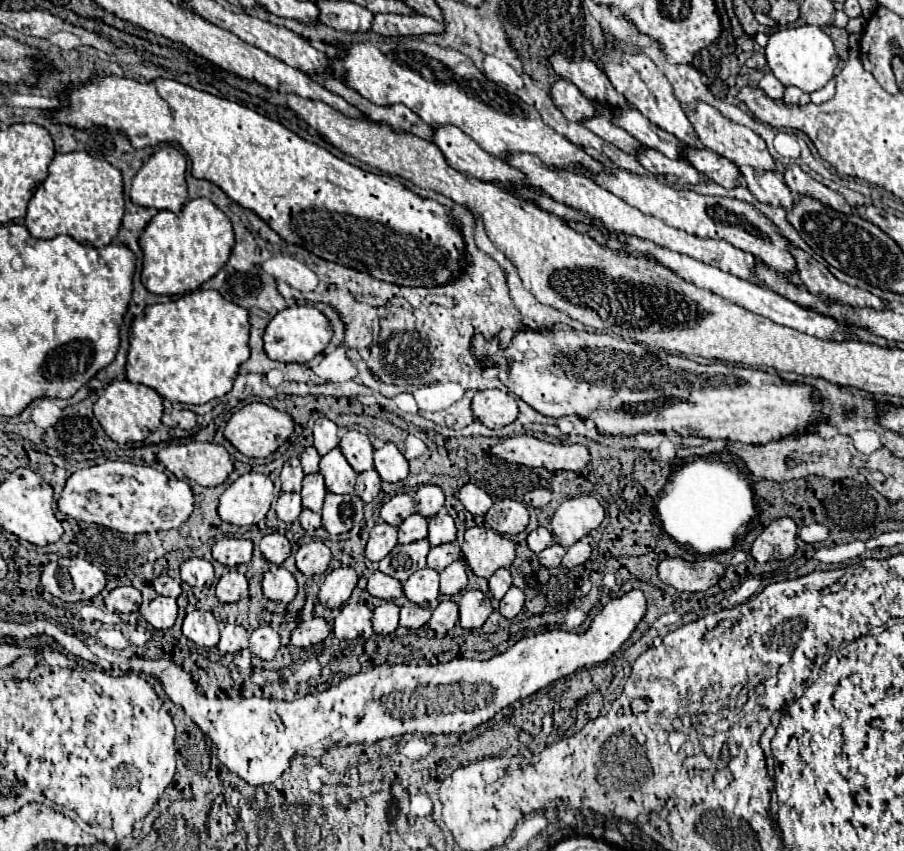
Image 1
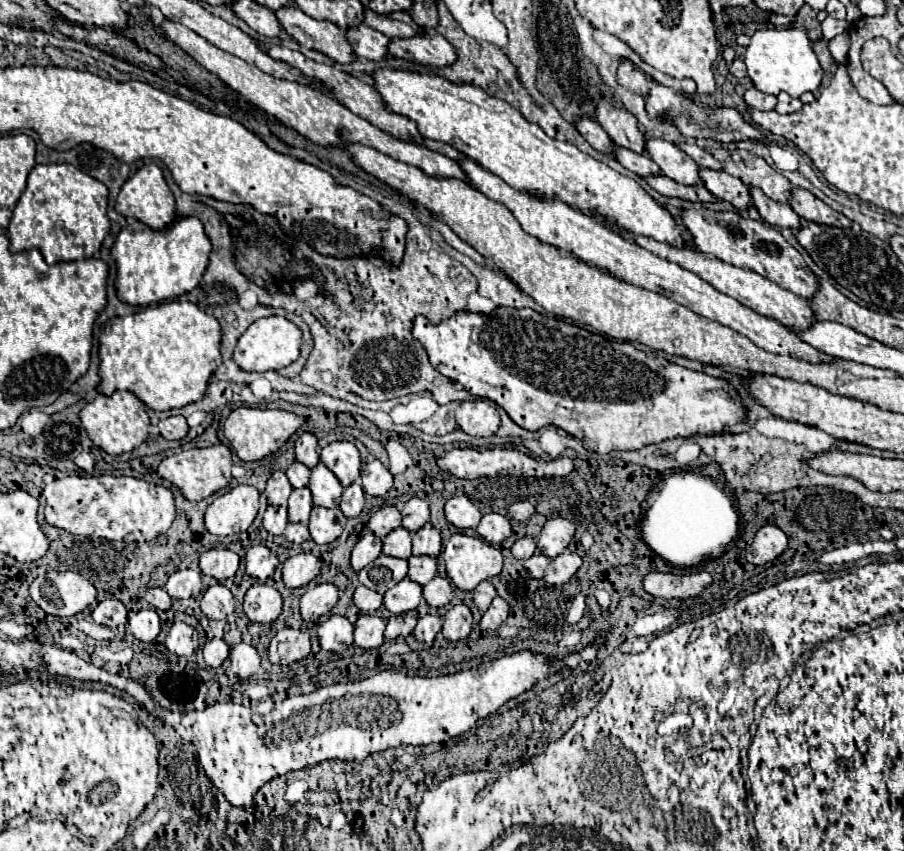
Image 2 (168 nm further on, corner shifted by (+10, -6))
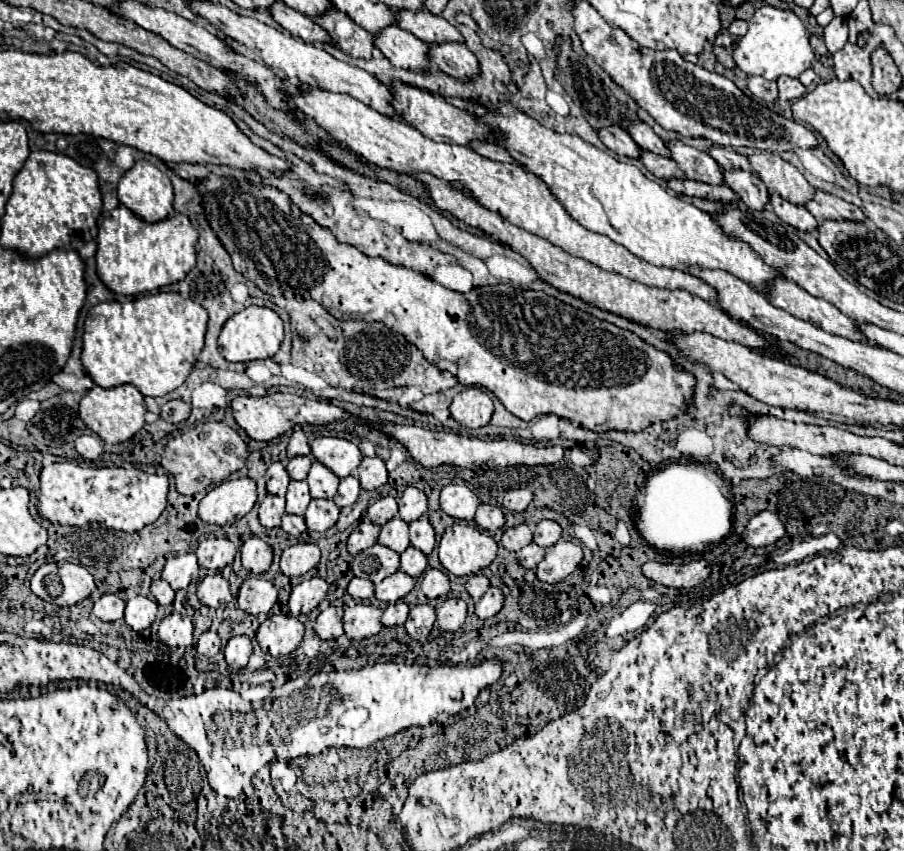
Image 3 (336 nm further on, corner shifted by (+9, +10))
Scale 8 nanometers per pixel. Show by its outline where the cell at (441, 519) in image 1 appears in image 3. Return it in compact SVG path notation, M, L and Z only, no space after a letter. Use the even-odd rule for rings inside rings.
M420 516L418 520L410 522L410 544L418 550L422 550L424 554L430 554L434 550L436 544L436 534L434 528L428 520L428 516Z

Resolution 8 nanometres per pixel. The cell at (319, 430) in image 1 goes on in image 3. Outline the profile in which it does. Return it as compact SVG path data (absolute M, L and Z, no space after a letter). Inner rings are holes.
M294 428L294 434L288 442L288 458L292 456L298 456L298 454L304 454L304 456L310 456L310 444L308 444L308 438L306 434L302 432L302 428Z

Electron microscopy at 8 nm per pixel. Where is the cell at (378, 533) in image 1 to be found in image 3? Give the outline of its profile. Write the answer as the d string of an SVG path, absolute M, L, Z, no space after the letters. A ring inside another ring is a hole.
M370 520L360 522L360 526L348 538L348 552L352 556L356 556L358 552L374 546L378 542L378 534L380 534L380 526L378 524L374 524Z

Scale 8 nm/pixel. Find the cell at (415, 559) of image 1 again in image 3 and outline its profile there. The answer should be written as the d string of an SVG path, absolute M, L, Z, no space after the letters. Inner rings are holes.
M374 544L372 548L362 550L352 562L354 574L360 578L368 578L374 584L394 574L398 568L400 568L400 554L382 544Z

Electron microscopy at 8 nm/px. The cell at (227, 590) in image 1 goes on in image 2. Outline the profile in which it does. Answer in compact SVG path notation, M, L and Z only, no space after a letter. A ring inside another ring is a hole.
M215 584L207 588L207 592L201 598L201 612L211 620L223 620L235 610L235 598L229 588L223 584Z

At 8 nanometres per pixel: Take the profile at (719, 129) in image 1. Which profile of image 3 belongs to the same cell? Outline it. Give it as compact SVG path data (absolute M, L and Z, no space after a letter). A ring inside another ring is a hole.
M774 152L752 154L748 156L748 160L770 192L780 194L782 198L794 204L806 204L812 198L814 188L806 182L802 172L790 162L782 160L778 154Z

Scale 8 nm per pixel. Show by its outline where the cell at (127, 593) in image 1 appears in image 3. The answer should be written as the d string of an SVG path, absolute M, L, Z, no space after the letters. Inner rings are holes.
M102 594L96 602L94 602L94 614L104 620L104 622L114 622L114 620L122 620L124 618L124 600L118 598L116 594Z

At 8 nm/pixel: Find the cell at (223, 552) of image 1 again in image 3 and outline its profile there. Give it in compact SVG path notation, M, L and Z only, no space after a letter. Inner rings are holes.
M206 538L196 550L198 564L208 570L222 570L224 566L232 564L236 550L236 544L232 544L228 538Z

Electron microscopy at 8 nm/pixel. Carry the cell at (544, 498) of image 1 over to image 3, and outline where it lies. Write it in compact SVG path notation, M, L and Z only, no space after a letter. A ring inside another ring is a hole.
M518 488L518 490L508 490L504 494L504 500L502 500L502 506L508 508L508 510L516 510L516 512L524 512L526 506L532 502L532 490L528 488Z

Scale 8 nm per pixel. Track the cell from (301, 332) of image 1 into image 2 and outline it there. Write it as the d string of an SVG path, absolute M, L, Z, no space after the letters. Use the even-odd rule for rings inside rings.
M269 316L255 320L237 340L233 350L233 360L241 370L247 372L267 372L281 370L299 358L301 346L301 330L283 316Z

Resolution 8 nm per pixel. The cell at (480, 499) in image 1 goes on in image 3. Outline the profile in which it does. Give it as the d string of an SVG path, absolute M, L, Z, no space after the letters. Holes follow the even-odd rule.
M452 484L442 488L440 492L442 510L456 520L472 520L478 504L480 504L478 496L468 486Z

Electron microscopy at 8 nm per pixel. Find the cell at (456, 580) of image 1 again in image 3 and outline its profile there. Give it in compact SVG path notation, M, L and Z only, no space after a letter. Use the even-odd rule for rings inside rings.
M428 570L422 580L422 592L428 598L440 598L450 592L450 580L442 570Z

